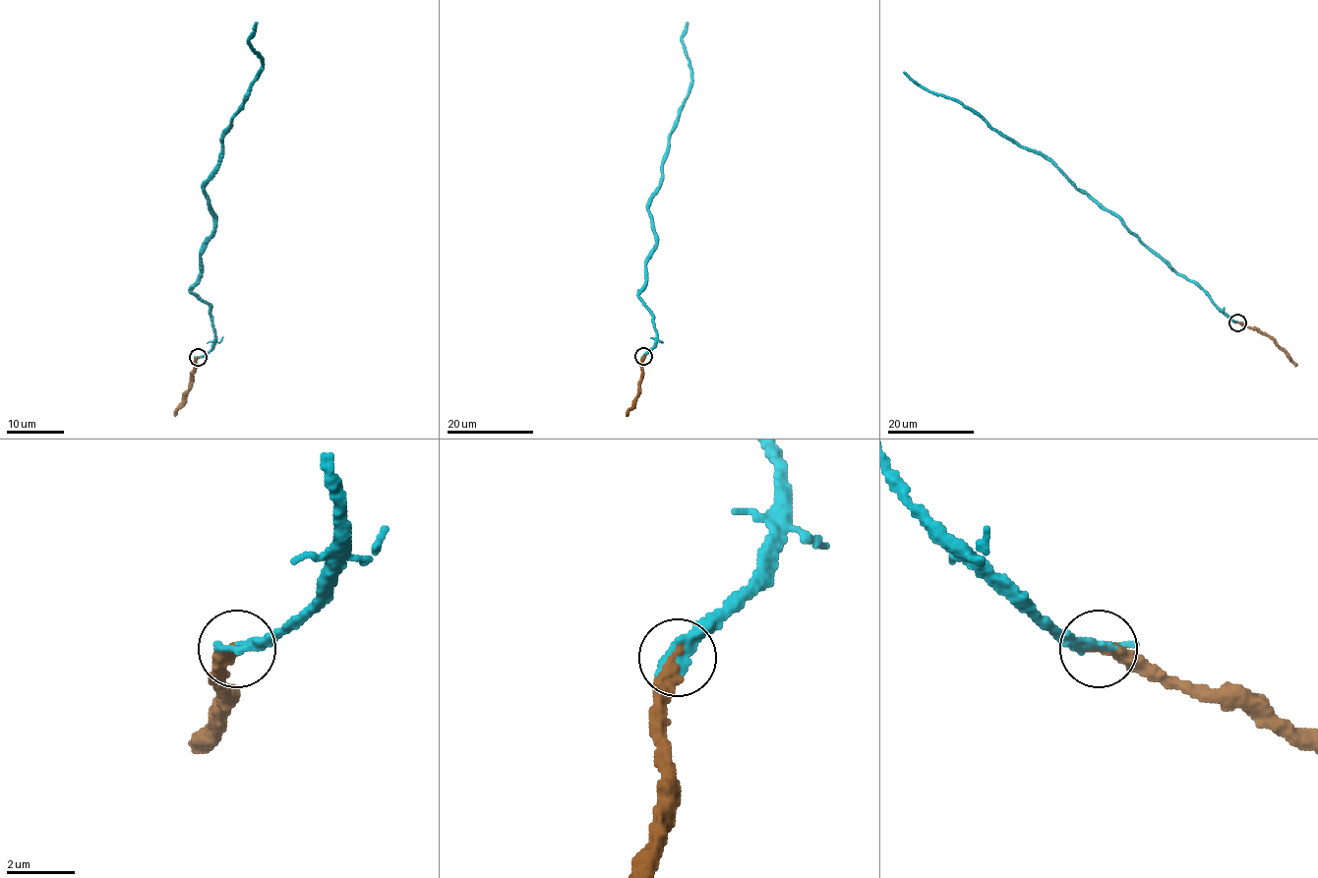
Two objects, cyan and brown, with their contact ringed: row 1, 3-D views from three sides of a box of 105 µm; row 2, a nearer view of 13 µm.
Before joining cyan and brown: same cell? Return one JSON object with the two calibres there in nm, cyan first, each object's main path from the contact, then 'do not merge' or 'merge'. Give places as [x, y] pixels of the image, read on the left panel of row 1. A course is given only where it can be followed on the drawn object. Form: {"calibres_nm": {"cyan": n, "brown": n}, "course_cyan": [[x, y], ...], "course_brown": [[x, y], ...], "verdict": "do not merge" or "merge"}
{"calibres_nm": {"cyan": 280, "brown": 380}, "course_cyan": [[198, 357], [214, 338], [210, 308], [192, 290], [213, 230], [205, 181], [262, 66], [249, 45], [257, 23]], "course_brown": [[198, 357], [192, 387], [174, 416]], "verdict": "merge"}

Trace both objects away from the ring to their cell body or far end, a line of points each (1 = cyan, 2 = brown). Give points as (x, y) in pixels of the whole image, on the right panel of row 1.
1: (1237, 321), (1048, 159), (1013, 144), (961, 104), (924, 89), (903, 72)
2: (1237, 321), (1265, 332), (1295, 366)

